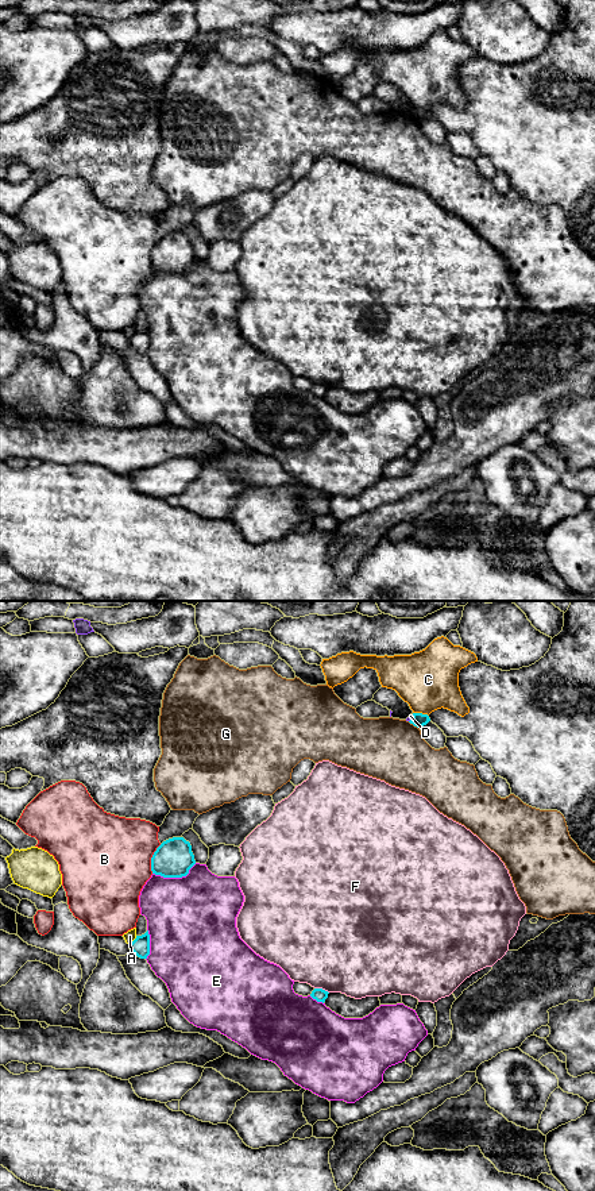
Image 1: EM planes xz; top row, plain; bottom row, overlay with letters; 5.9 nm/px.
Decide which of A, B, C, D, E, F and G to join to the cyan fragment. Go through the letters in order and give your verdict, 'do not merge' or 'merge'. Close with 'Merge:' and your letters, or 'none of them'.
A: do not merge
B: do not merge
C: do not merge
D: do not merge
E: do not merge
F: do not merge
G: do not merge
Merge: none of them

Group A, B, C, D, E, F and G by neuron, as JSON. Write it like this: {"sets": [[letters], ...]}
{"sets": [["A"], ["B"], ["C"], ["D"], ["E"], ["F"], ["G"]]}

